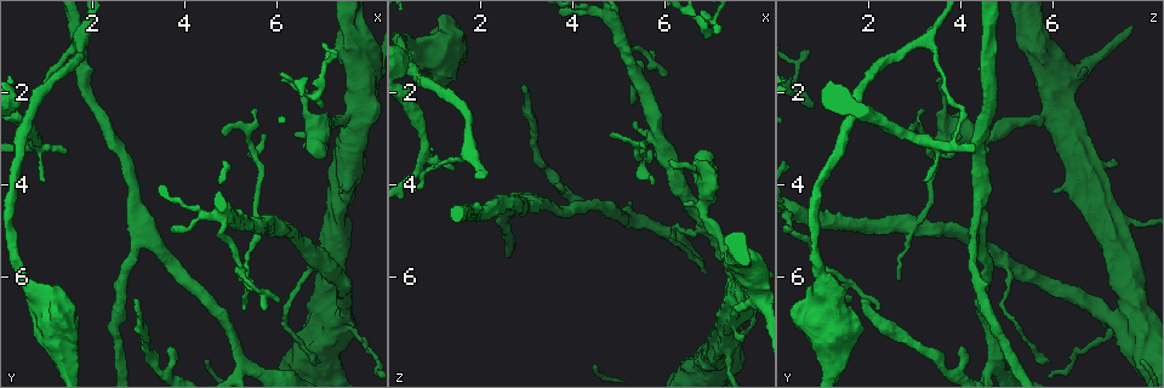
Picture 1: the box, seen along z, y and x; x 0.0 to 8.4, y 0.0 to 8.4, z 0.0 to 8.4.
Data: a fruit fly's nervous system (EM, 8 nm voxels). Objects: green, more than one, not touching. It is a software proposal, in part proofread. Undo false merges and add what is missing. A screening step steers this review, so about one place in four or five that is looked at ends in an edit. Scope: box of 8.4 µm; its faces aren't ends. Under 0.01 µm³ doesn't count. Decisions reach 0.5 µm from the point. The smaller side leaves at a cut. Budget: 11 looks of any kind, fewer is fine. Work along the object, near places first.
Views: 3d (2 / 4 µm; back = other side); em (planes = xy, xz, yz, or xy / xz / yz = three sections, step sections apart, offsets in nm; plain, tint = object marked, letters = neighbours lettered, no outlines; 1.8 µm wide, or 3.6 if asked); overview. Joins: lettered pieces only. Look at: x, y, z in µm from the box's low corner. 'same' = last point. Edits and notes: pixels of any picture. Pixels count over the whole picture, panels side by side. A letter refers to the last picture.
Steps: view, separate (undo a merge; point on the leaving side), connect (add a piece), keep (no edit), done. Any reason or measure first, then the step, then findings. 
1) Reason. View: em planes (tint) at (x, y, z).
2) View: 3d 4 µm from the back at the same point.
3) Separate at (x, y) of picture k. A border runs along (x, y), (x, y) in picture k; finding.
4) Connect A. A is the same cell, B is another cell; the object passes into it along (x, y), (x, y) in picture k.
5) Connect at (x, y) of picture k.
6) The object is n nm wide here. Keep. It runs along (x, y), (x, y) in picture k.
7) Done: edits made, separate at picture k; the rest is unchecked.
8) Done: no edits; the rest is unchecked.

Thin end. View: em planes (letters) at (1.45, 3.30, 3.65).

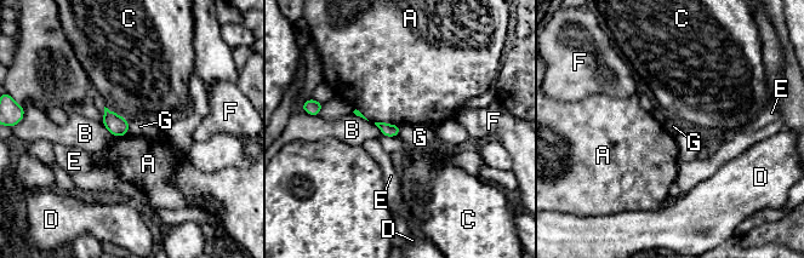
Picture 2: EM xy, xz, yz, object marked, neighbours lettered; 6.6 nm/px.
Keep. A, B, C, D, E, F and G are other cells; a border runs along (127, 120), (129, 133) in picture 2; no lettered piece goes on from it.

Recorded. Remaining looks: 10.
Free end. View: em xz step 4 (letters) at (3.75, 7.55, 4.00).

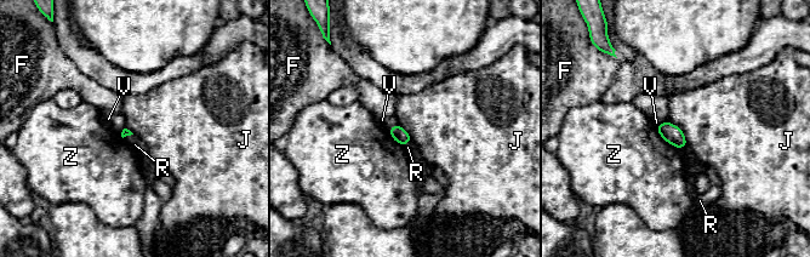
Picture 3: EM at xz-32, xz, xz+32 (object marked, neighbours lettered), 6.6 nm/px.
Keep. F, J, R, V and Z are other cells; a border runs along (667, 120), (682, 130), (688, 144) in picture 3; no lettered piece goes on from it.

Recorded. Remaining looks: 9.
Thin end. View: 3d 2 µm at (3.00, 6.50, 1.90).

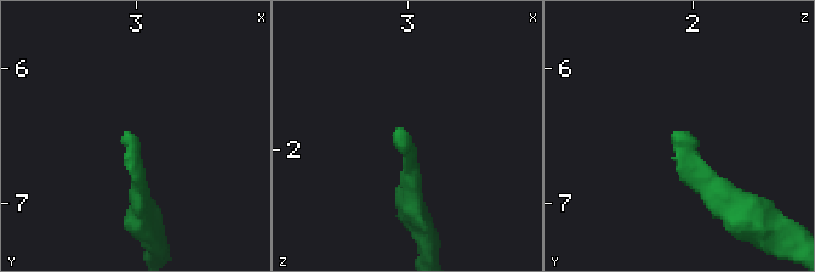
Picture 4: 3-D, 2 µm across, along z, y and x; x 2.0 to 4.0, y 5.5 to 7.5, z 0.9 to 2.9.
Now the EM. View: em planes (letters) at (3.02, 6.50, 1.88).

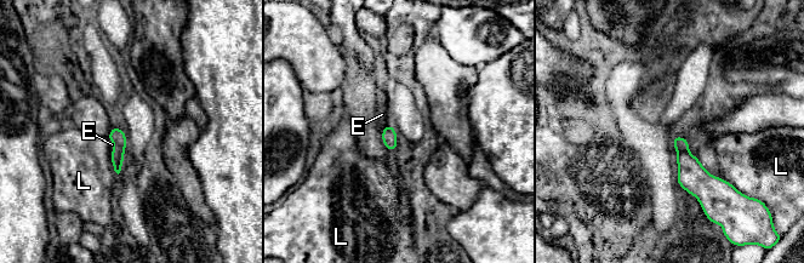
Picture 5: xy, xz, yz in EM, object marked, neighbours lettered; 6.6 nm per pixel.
Connect E. E is the same cell, L is another cell; the object passes into it along (388, 133), (386, 126), (382, 114) in picture 5; the neuron continues.

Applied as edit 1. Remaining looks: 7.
View: overview.

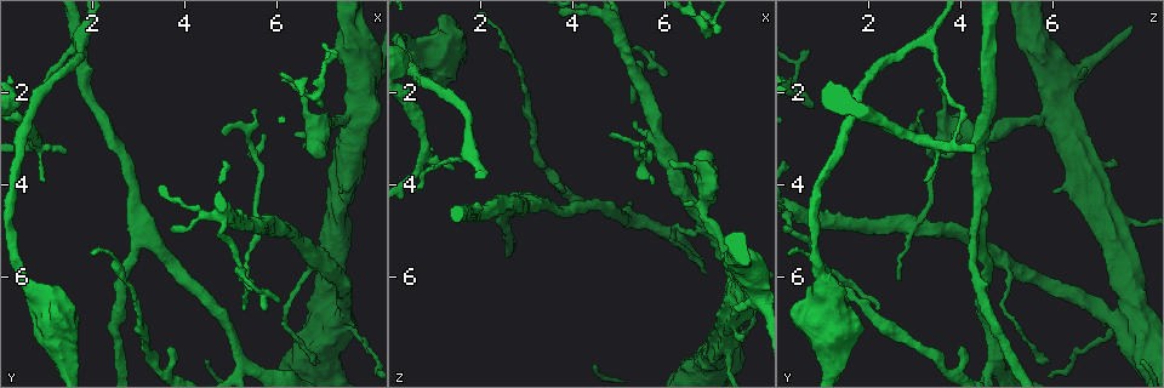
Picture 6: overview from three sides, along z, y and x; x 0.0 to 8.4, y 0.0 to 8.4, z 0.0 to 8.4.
Free end. View: em planes (letters) at (6.95, 2.25, 0.80).

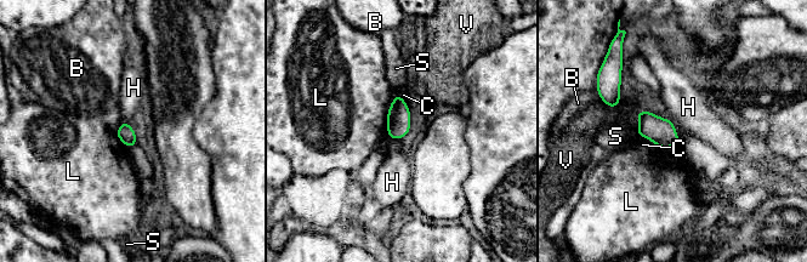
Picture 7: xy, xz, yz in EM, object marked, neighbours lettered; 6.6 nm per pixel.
Keep. B, C, H, L, S and V are other cells; a border runs along (121, 121), (129, 123) in picture 7; none of them fits.

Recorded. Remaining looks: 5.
Branch stops here. View: em planes (letters) at (6.15, 1.70, 3.60).

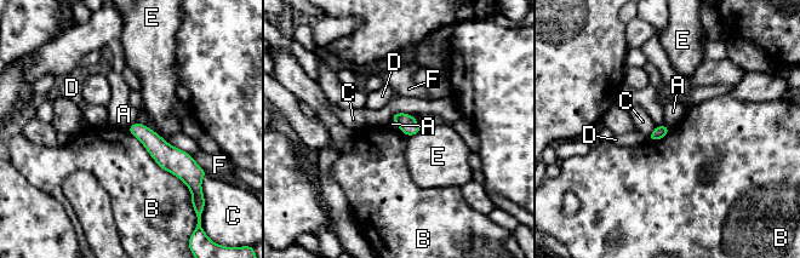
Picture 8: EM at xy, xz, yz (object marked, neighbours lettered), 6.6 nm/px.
Keep. A, B, C, D, E and F are other cells; it runs along (132, 128), (169, 158), (189, 166) in picture 8; none of them fits.

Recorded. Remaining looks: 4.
Done: edits made, connect at picture 5; the rest is unchecked.

